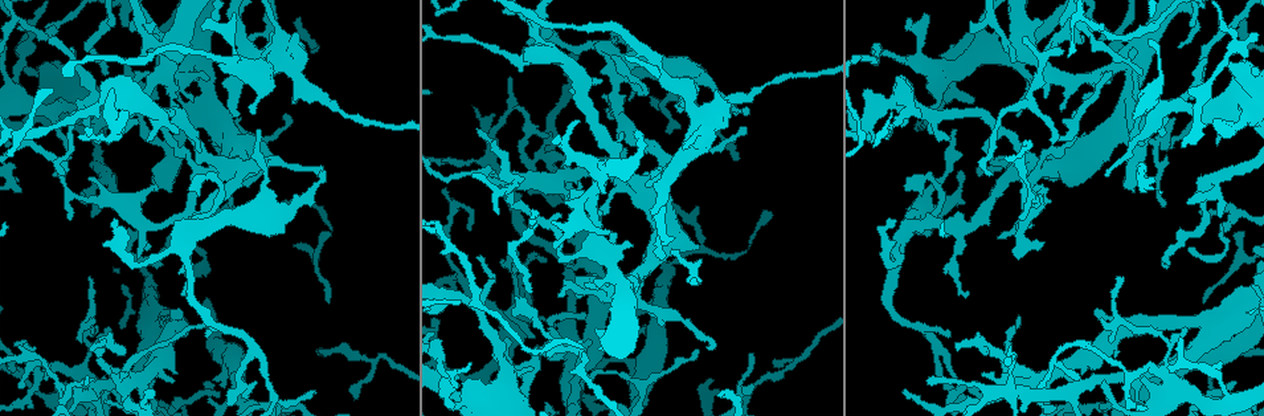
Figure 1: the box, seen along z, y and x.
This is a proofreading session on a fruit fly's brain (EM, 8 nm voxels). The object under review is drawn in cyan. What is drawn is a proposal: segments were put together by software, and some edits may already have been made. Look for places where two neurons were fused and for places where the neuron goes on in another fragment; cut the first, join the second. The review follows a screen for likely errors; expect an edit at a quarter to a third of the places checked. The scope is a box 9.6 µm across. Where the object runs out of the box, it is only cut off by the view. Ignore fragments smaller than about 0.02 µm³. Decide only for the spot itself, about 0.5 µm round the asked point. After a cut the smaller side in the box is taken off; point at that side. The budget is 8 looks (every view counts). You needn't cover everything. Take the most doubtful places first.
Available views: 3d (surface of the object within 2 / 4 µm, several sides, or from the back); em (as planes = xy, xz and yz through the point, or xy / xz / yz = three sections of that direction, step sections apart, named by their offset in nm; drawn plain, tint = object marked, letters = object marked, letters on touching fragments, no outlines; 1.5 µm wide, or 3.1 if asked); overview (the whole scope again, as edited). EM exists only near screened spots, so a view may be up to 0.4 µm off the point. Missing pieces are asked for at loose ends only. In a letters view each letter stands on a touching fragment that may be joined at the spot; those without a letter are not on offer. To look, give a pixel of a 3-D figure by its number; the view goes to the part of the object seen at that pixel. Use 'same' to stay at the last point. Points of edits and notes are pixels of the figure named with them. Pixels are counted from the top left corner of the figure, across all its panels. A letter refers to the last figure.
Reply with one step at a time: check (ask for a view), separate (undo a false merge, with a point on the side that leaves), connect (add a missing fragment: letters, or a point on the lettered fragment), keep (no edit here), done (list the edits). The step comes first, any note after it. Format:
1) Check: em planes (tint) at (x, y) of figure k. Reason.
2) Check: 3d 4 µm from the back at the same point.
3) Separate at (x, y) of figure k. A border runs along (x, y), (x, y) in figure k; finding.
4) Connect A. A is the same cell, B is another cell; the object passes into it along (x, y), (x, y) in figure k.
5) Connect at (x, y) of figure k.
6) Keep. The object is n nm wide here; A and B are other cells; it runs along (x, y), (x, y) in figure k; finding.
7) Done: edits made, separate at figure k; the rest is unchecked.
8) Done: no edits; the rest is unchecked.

Check: 3d 4 µm at (173, 227) of figure 1. Free end.

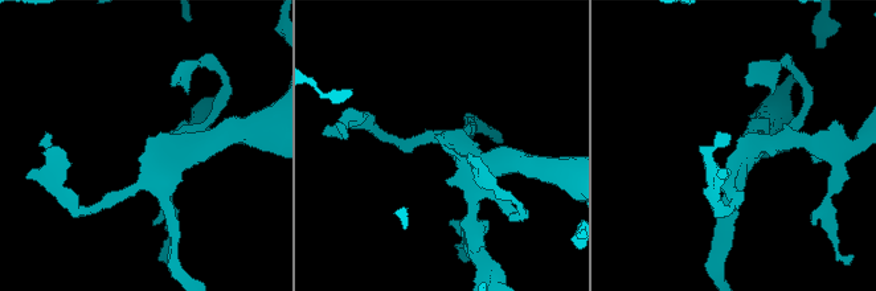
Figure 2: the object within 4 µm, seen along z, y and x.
Check: em planes (plain) at (738, 146) of figure 2. Shape alone is not enough.

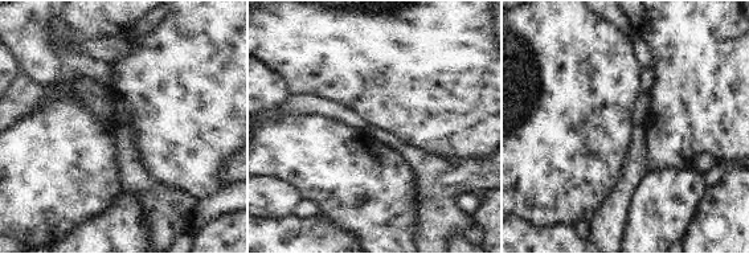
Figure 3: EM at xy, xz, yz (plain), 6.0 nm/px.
Check: em planes (letters) at the same point. What lies round it.

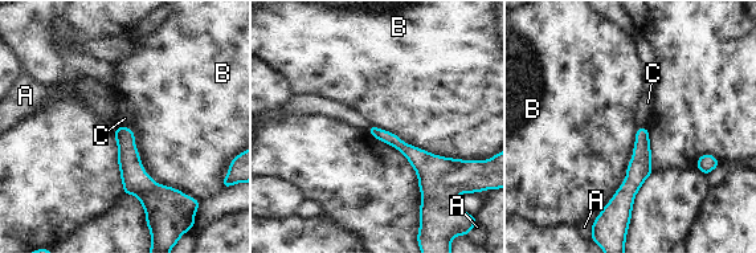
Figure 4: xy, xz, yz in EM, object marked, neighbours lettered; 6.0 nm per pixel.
Keep. A, B and C are other cells; it runs along (644, 130), (640, 168), (613, 227) in figure 4; no lettered fragment goes on from it.

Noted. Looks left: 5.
Check: em planes (letters) at (1069, 380) of figure 1. Thick end.

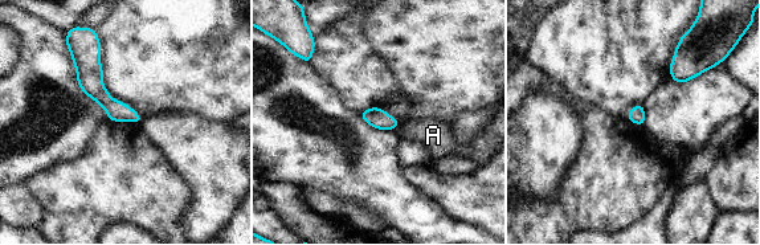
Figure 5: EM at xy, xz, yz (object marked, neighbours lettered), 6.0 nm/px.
Keep. A is another cell; it runs along (84, 50), (92, 85), (138, 119) in figure 5; no lettered fragment goes on from it.

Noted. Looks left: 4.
Check: 3d 2 µm at (665, 256) of figure 1. Free end.

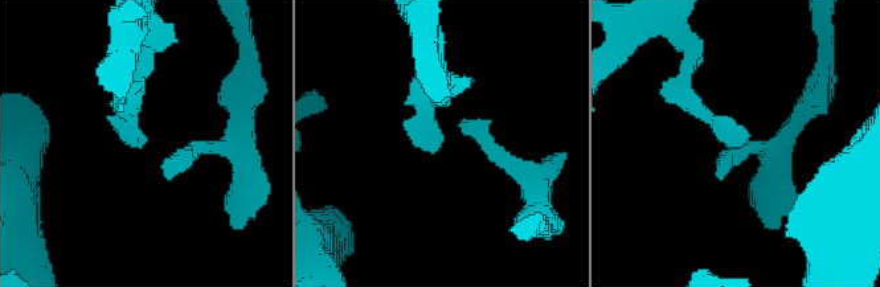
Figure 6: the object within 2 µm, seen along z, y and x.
Check: em planes (tint) at (745, 143) of figure 6. Shape alone is not enough.

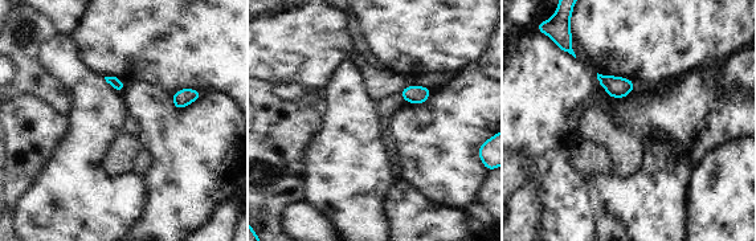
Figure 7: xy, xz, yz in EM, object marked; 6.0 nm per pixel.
Check: em planes (letters) at the same point. What lies round it.

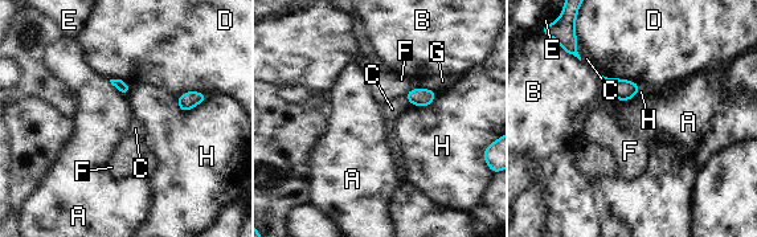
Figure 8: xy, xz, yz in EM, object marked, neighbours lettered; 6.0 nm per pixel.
Keep. A, B, C, D, E, F, G and H are other cells; none of them fits.

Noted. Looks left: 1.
Done: no edits; the rest is unchecked.

